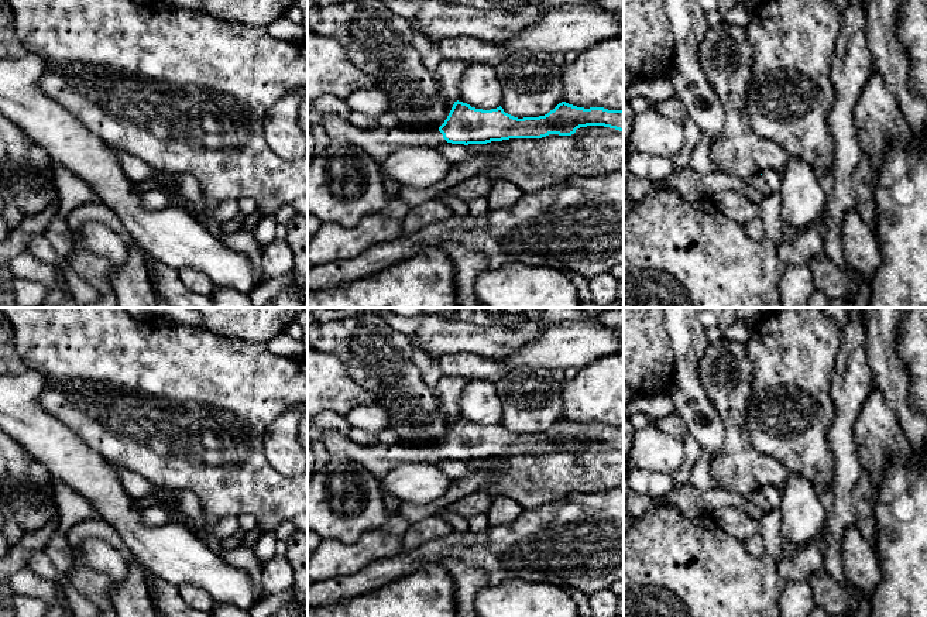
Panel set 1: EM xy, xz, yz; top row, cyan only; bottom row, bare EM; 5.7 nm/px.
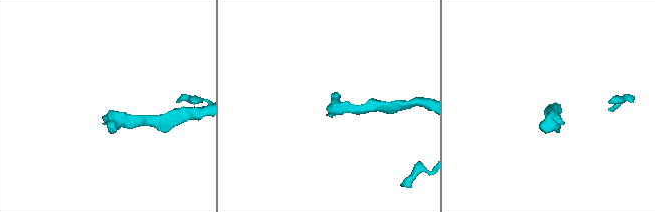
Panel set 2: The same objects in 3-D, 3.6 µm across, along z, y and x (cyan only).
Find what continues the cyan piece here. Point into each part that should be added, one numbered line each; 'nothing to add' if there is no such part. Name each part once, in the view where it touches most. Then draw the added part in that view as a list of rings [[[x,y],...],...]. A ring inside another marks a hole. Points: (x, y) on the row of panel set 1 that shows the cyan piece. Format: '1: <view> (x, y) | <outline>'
1: xz (377, 141) | [[[326,114],[320,126],[332,141],[341,140],[350,145],[360,147],[378,162],[404,147],[437,148],[447,143],[439,130],[411,130],[381,126],[361,128],[337,114]]]

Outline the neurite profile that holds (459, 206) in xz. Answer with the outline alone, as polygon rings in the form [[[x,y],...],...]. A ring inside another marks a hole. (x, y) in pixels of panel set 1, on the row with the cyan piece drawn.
[[[442,192],[436,199],[444,202],[453,210],[454,216],[457,217],[463,217],[468,215],[467,203],[454,195],[444,195]]]

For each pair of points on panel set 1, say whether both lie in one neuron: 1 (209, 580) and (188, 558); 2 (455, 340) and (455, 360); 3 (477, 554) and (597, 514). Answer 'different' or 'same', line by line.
1: same
2: different
3: same

